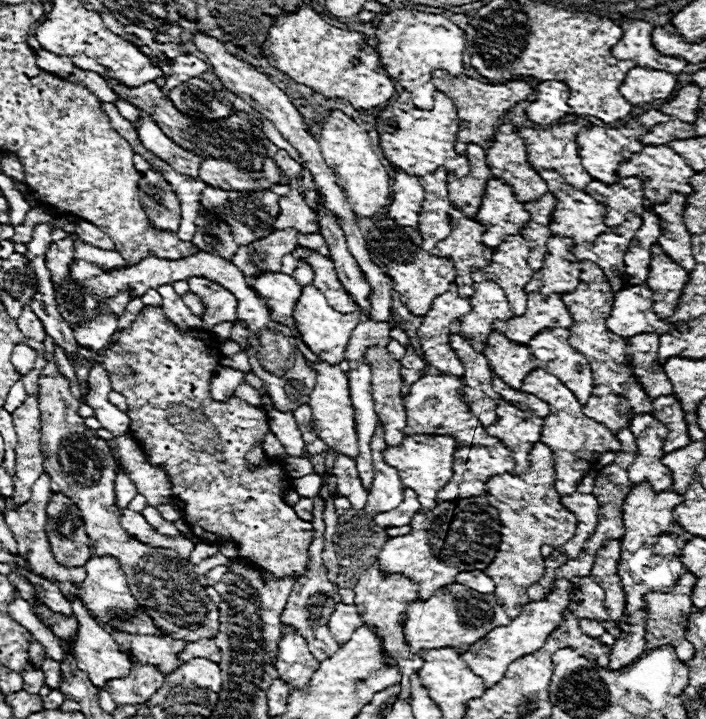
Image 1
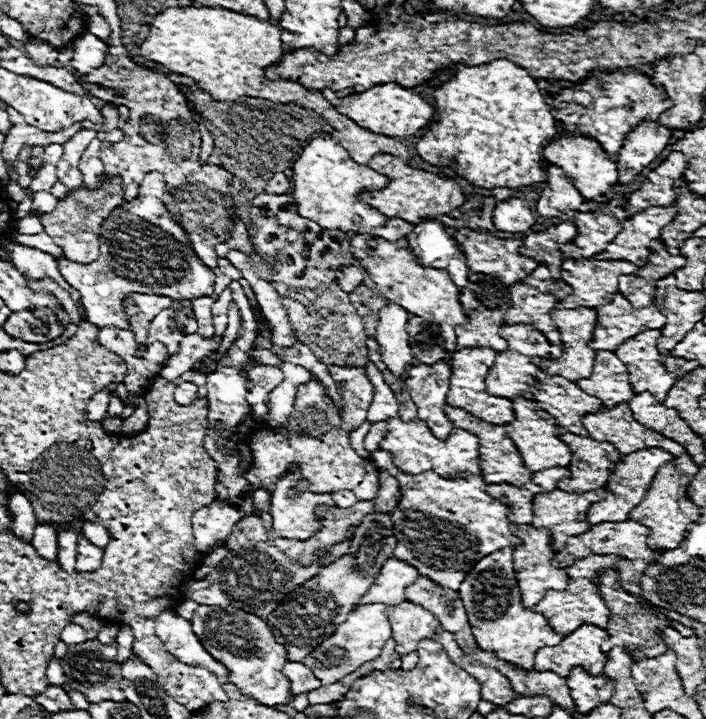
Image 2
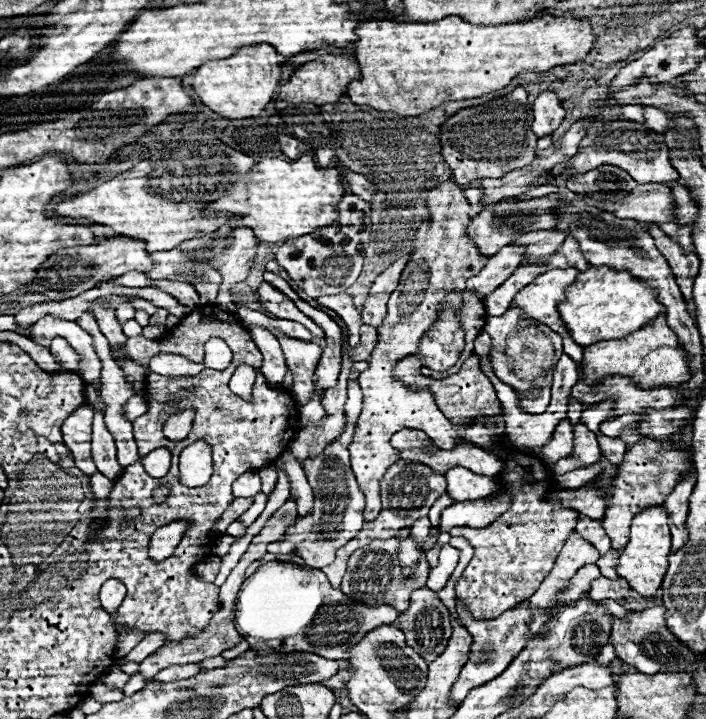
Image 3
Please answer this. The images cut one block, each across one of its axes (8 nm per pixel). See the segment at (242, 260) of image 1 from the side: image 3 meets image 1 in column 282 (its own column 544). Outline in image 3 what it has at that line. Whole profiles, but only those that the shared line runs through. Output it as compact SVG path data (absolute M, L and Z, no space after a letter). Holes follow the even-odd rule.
M536 230L536 232L528 232L522 234L514 244L524 244L526 246L526 260L532 258L544 258L554 254L560 244L566 240L566 232L558 232L558 230Z

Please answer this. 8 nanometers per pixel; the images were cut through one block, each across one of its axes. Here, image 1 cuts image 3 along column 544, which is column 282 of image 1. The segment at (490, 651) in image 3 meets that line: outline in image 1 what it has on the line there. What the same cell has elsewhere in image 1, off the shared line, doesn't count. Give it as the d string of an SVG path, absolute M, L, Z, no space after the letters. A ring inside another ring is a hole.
M322 566L320 578L317 578L317 576L299 577L299 580L294 584L294 588L292 588L292 592L290 592L290 596L288 596L284 612L282 612L282 624L294 626L308 640L312 654L320 662L334 656L334 652L338 650L338 644L336 644L336 640L332 638L332 634L326 626L328 616L332 614L332 608L334 608L334 600L332 600L334 590L336 590L336 586L332 582L328 582L326 569Z

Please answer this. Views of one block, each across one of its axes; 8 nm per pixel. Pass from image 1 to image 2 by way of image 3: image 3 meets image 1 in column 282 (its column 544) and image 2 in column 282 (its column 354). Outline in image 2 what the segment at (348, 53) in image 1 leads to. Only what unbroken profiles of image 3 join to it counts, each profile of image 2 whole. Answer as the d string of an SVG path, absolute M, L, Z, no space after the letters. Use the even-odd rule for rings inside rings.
M168 8L154 16L146 42L140 46L140 56L164 64L170 72L198 82L204 92L220 102L234 102L238 96L264 98L276 104L296 104L318 112L336 132L340 132L340 144L350 152L350 156L366 164L376 154L392 154L408 162L408 148L388 136L380 136L360 128L348 116L336 112L336 108L324 100L322 92L308 90L292 82L272 82L266 80L264 70L276 66L284 56L284 44L280 40L282 30L270 22L262 22L254 16L244 16L226 8Z

